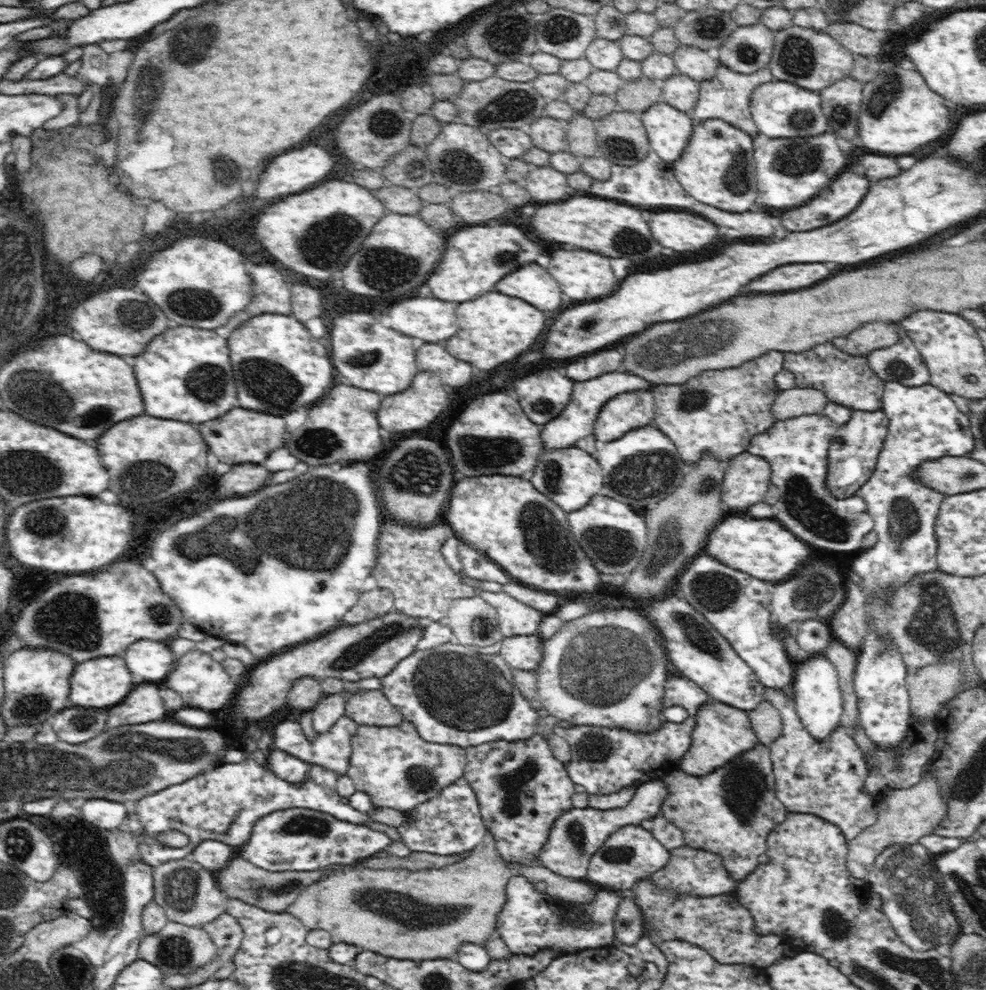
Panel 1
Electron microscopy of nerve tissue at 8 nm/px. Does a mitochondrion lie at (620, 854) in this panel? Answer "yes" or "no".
yes

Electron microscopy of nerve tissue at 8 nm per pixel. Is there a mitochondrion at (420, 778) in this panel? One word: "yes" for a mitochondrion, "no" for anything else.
yes

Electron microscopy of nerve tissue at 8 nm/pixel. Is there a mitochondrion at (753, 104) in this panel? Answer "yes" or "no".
no

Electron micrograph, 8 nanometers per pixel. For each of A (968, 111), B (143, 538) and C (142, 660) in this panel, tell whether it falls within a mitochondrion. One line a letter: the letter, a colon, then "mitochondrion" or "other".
A: other
B: other
C: other

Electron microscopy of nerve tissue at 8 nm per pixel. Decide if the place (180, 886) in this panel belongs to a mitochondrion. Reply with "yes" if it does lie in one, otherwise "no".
yes

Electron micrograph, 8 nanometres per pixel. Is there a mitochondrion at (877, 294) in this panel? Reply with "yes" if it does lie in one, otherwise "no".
yes

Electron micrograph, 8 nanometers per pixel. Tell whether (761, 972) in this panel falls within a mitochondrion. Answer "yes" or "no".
no

